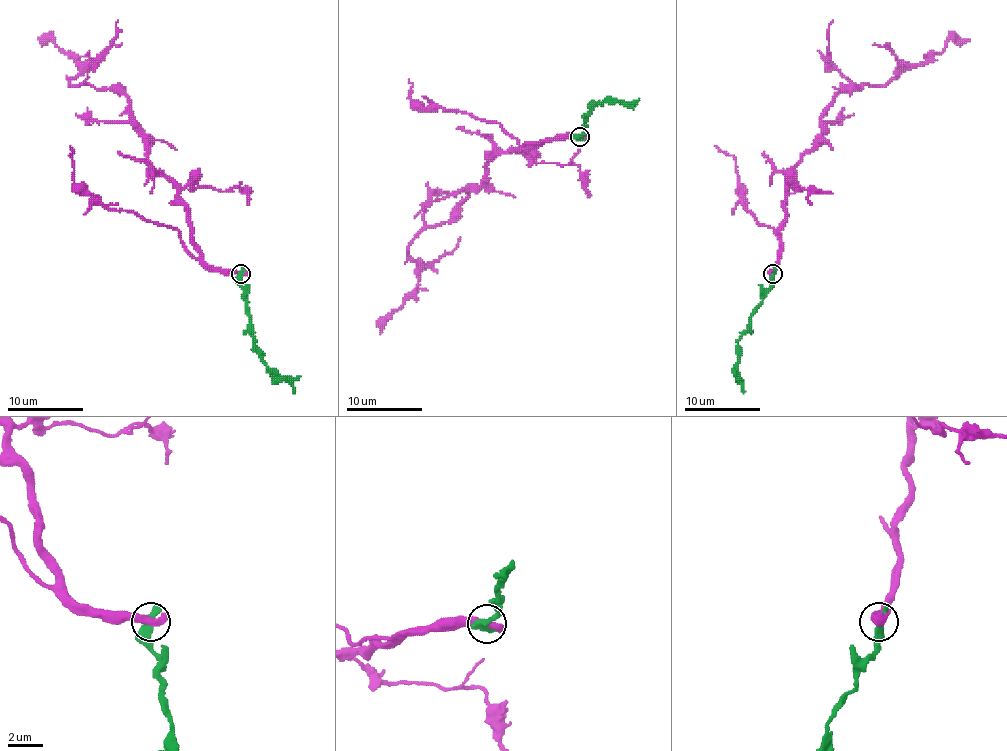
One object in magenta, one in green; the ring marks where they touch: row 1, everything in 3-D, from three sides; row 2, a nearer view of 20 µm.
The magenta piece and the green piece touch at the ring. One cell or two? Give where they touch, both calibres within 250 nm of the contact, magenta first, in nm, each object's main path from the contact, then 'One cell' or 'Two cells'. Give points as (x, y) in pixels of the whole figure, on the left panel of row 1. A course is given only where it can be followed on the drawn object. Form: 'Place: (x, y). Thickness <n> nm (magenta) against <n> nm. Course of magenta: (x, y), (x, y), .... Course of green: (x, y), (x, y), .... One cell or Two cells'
Place: (241, 274). Thickness 550 nm (magenta) against 550 nm. Course of magenta: (241, 273), (203, 260), (186, 203), (148, 161), (131, 102), (110, 89), (70, 85), (80, 66), (42, 41). Course of green: (239, 273), (239, 286), (245, 292), (245, 311), (255, 351), (295, 393). Two cells

